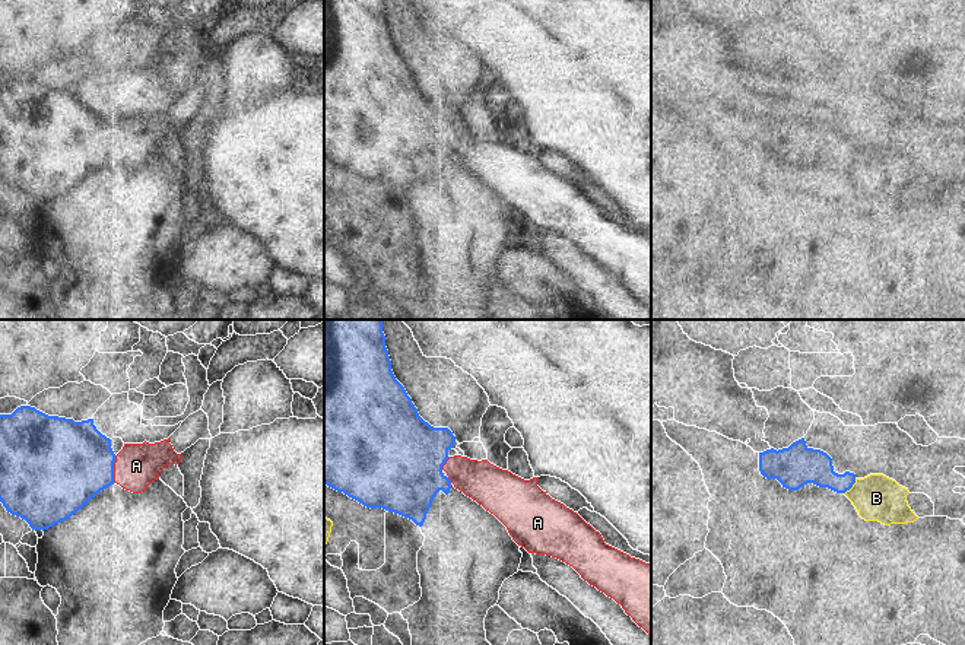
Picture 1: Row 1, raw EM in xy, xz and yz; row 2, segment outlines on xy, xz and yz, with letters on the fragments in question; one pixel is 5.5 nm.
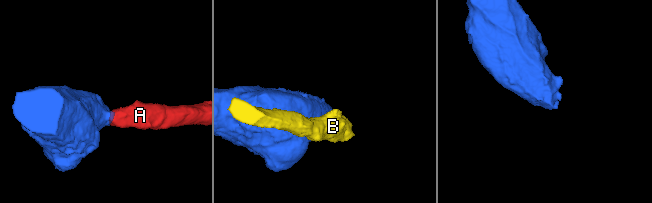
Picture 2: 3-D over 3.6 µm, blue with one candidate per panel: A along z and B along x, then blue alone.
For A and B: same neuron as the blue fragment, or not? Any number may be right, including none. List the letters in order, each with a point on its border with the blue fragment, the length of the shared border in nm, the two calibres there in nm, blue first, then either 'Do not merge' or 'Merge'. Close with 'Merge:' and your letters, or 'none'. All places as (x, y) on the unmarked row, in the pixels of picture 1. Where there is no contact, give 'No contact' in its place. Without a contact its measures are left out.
A: Touches blue at xy (113, 142). Shared border 150 nm. Thickness 460 nm (blue) against 240 nm. Merge
B: Touches blue at yz (851, 159). Shared border 110 nm. Thickness 190 nm (blue) against 260 nm. Do not merge
Merge: A

